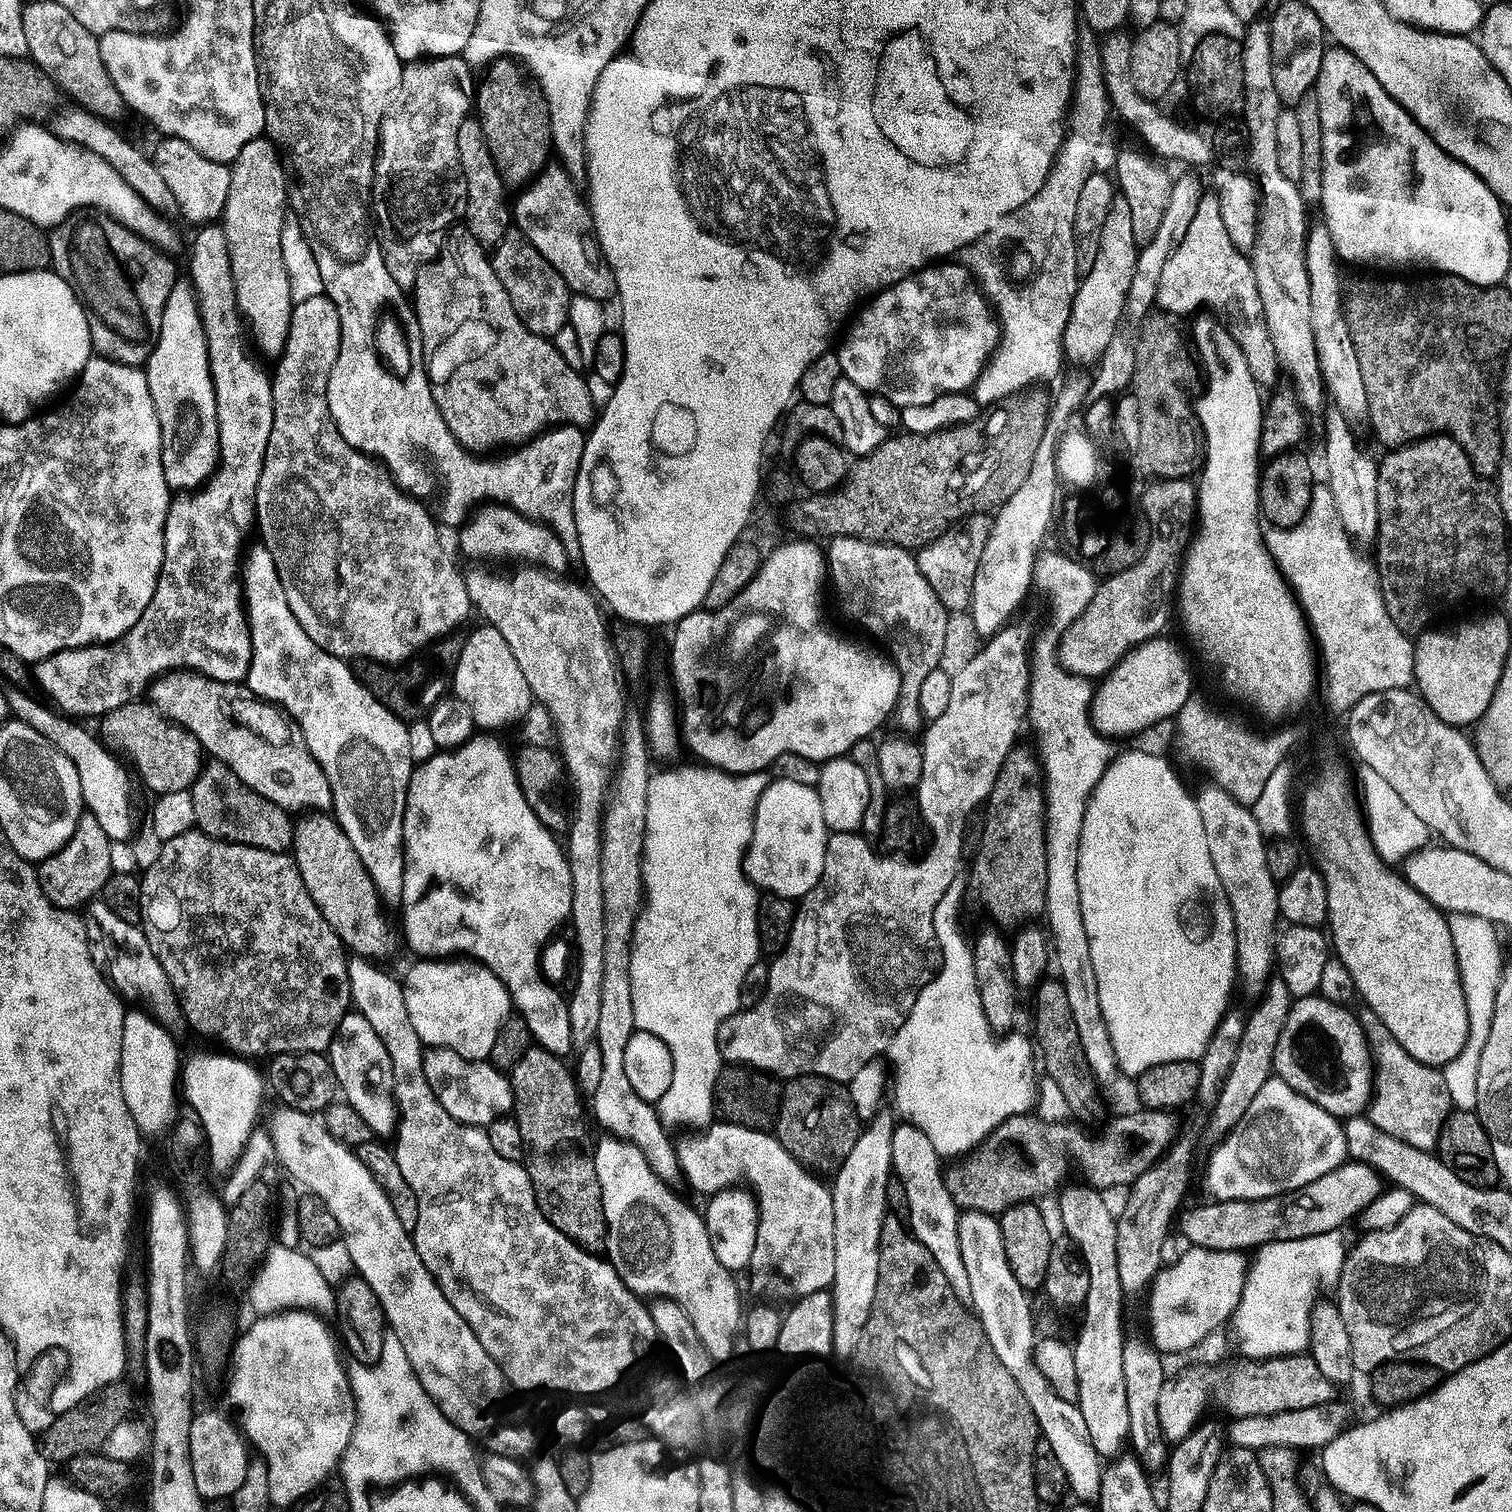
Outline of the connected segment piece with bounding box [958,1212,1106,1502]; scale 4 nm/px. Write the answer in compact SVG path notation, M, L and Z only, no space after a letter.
M964 1212L960 1218L958 1236L962 1242L962 1262L966 1262L966 1274L970 1274L971 1307L976 1319L982 1322L986 1330L986 1338L990 1338L990 1346L994 1346L994 1354L998 1354L998 1362L1002 1362L1002 1366L1010 1370L1022 1394L1026 1394L1030 1410L1034 1410L1038 1418L1043 1439L1048 1440L1055 1457L1066 1470L1071 1495L1076 1495L1080 1500L1099 1501L1105 1465L1098 1450L1094 1448L1082 1410L1076 1404L1058 1398L1050 1382L1046 1382L1042 1370L1038 1370L1038 1335L1036 1336L1036 1320L1032 1317L1032 1304L1028 1301L1031 1299L1029 1293L1018 1286L1014 1270L1010 1270L1010 1258L1006 1258L999 1219L982 1212Z

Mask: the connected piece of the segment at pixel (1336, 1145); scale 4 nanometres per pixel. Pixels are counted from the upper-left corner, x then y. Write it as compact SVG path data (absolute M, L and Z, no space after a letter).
M1273 1078L1266 1082L1266 1086L1251 1103L1250 1111L1268 1112L1270 1116L1278 1112L1280 1118L1286 1120L1286 1138L1292 1140L1292 1150L1302 1158L1302 1186L1310 1186L1310 1182L1326 1178L1326 1174L1338 1170L1349 1159L1344 1124L1310 1098L1303 1097L1282 1079Z

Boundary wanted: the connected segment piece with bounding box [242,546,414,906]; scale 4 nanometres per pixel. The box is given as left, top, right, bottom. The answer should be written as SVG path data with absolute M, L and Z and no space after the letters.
M263 546L249 547L242 564L242 600L246 605L248 629L252 631L252 665L248 670L246 686L253 696L275 704L294 721L308 749L322 766L332 791L334 819L350 838L362 866L370 874L374 886L380 892L385 905L402 905L406 882L404 865L404 819L408 805L408 787L412 781L414 761L410 754L409 725L399 720L382 702L370 694L370 690L353 673L345 661L322 650L302 630L294 610L286 602L286 590L282 578L274 566L270 550Z

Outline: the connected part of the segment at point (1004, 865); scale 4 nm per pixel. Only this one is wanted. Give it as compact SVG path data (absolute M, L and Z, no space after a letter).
M1023 746L1015 747L1006 758L1001 773L986 803L988 817L984 820L984 837L972 864L972 880L980 891L980 900L988 912L1000 924L1036 922L1045 915L1046 902L1046 830L1048 829L1048 806L1044 799L1044 770L1035 751Z

